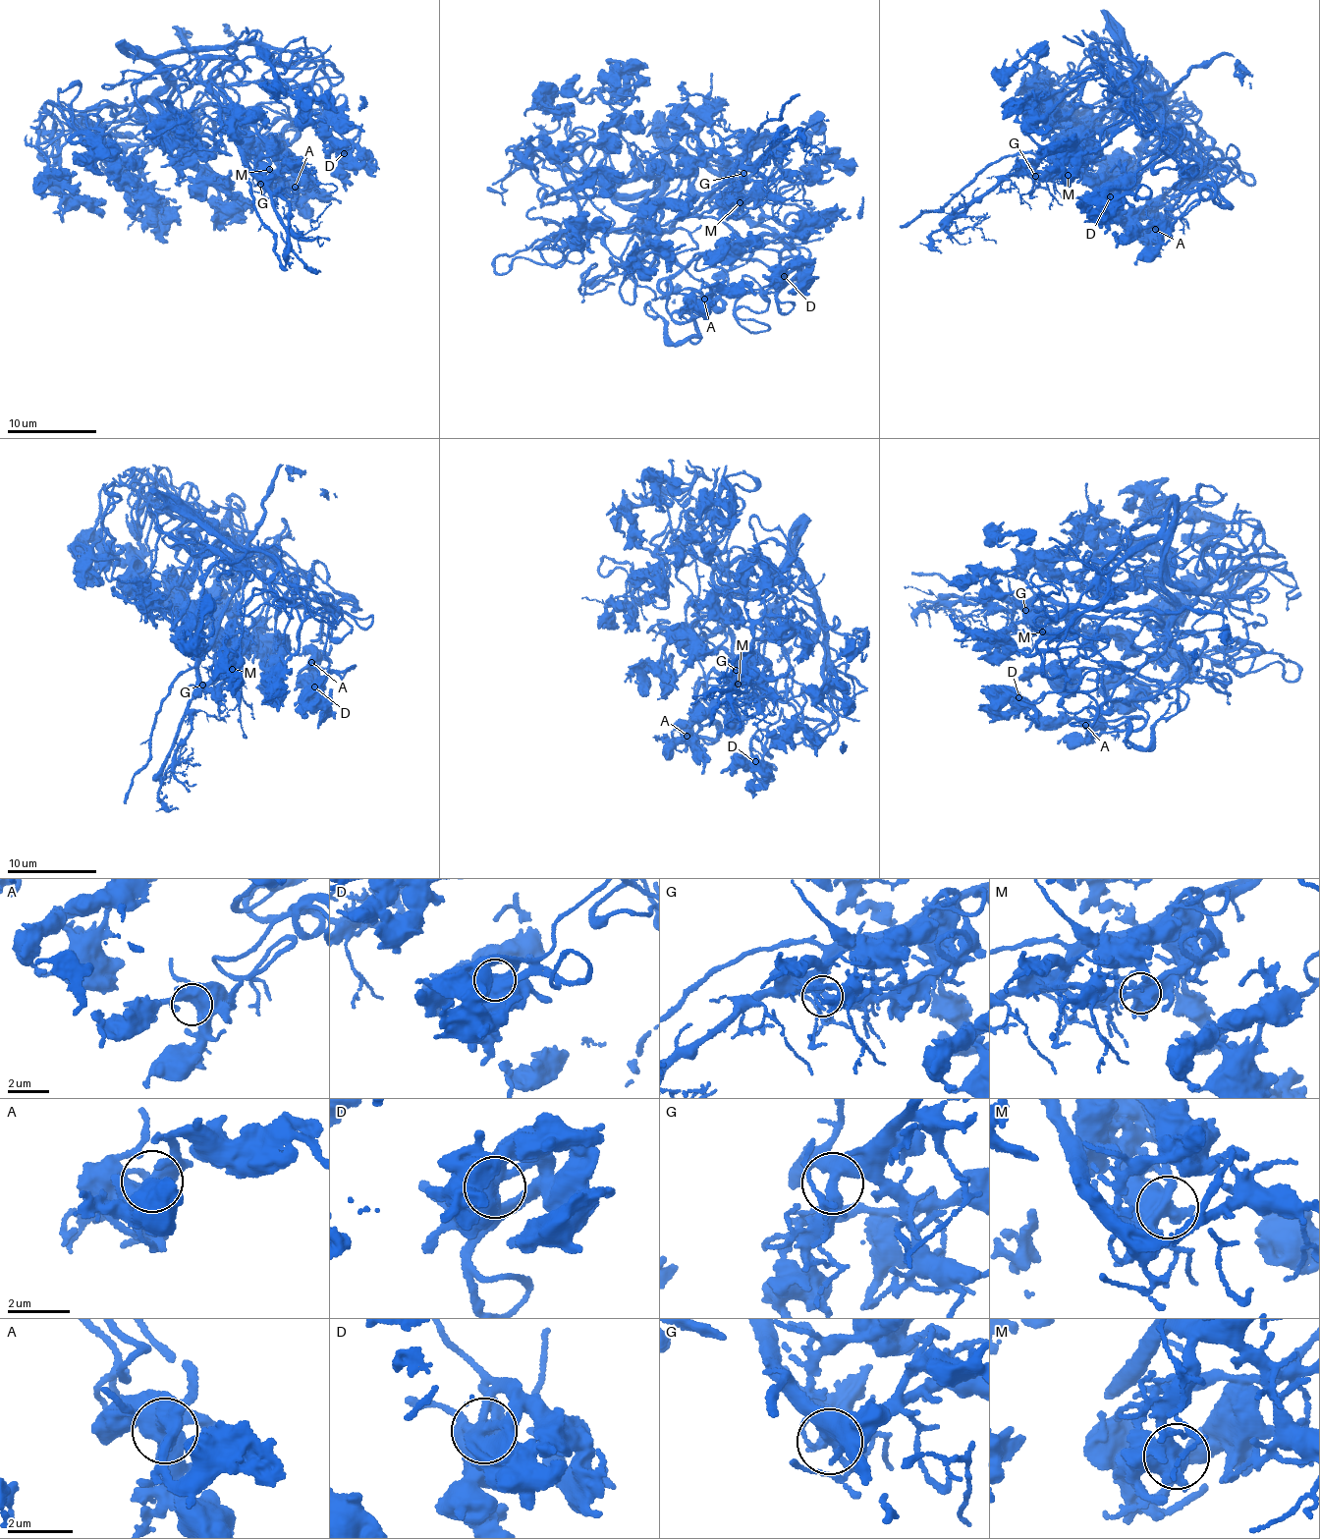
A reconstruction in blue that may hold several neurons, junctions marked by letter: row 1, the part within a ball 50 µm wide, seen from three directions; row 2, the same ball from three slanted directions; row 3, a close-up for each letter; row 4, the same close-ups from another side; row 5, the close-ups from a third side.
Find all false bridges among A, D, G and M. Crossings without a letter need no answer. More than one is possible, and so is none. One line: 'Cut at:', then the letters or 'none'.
Cut at: M

